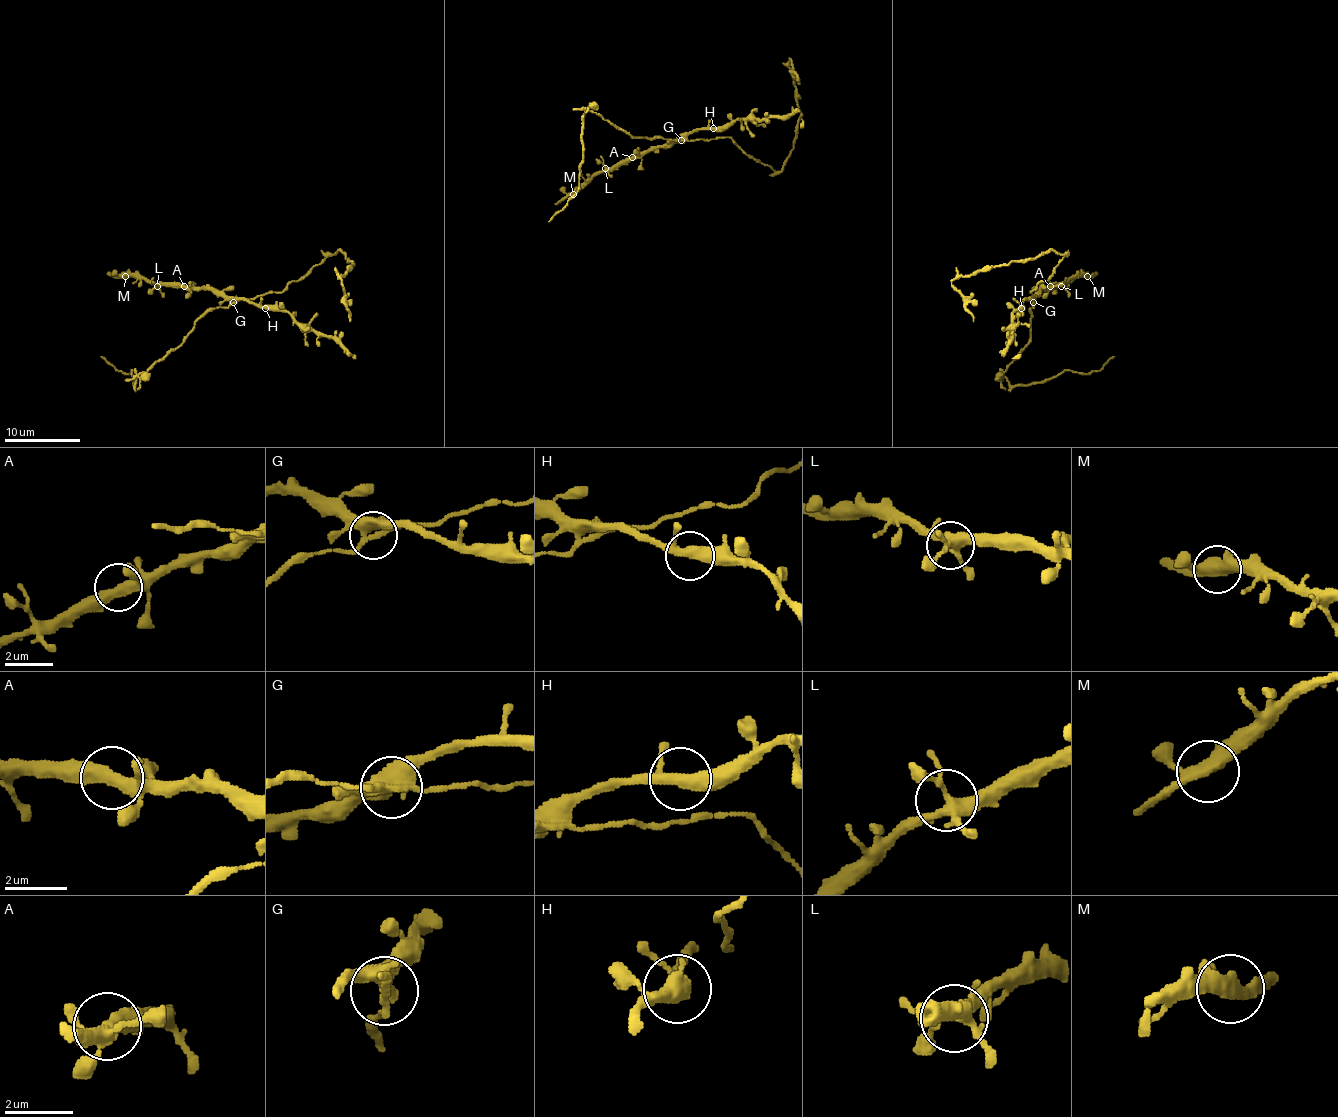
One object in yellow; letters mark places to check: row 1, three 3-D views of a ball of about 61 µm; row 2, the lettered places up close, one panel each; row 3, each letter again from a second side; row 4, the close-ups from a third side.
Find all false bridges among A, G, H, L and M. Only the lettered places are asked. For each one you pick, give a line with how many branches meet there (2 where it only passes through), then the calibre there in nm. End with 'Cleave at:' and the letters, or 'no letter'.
G: Branches: 4. Thickness 400 nm
Cleave at: G

